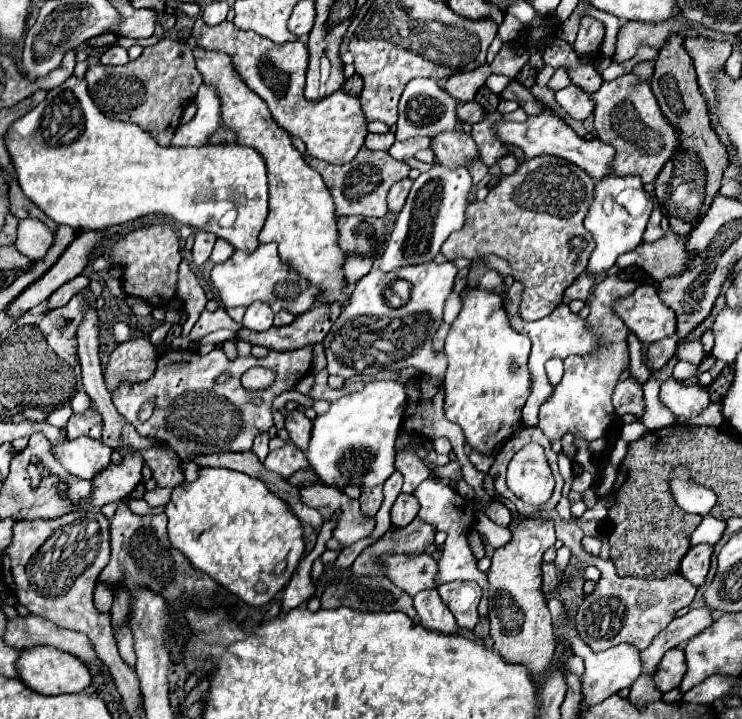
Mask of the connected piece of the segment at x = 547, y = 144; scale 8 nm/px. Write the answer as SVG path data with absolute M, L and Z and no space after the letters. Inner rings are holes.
M545 112L539 116L529 116L525 122L505 122L499 120L497 124L493 124L493 132L501 142L519 146L523 150L525 156L533 158L533 156L541 156L541 154L555 154L561 156L573 164L577 164L579 168L583 168L593 180L601 180L605 176L609 176L611 164L613 164L613 148L609 144L603 144L599 138L595 140L585 140L581 136L577 136L565 122L561 122L553 112Z

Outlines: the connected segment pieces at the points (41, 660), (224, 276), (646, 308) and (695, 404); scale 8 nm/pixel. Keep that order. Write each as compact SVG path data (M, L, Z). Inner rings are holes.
M33 648L29 652L21 652L21 680L39 694L79 694L87 686L91 686L93 676L89 668L73 654L61 652L57 648Z
M259 244L253 252L235 250L227 262L213 266L211 282L217 288L217 294L225 308L247 308L251 302L261 300L267 302L273 312L289 310L293 314L303 314L313 306L319 292L315 286L309 286L303 278L293 274L287 264L281 264L277 244Z
M639 286L631 296L617 304L617 314L645 344L653 344L677 332L677 318L657 296L655 286Z
M669 378L661 384L661 402L675 416L695 416L709 404L709 394L699 384L683 384L675 378Z

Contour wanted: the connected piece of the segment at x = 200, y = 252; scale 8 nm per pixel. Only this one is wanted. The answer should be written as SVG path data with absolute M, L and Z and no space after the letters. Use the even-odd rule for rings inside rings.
M199 230L195 232L195 244L193 244L191 254L193 254L193 262L197 266L201 266L209 258L209 254L215 246L215 240L217 240L217 236L213 236L211 232L199 232Z

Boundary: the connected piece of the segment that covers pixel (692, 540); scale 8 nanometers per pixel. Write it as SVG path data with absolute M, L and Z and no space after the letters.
M705 514L703 522L689 534L689 544L691 546L703 544L703 542L715 544L715 542L719 542L723 530L725 530L725 522L723 520L717 520L711 514Z

